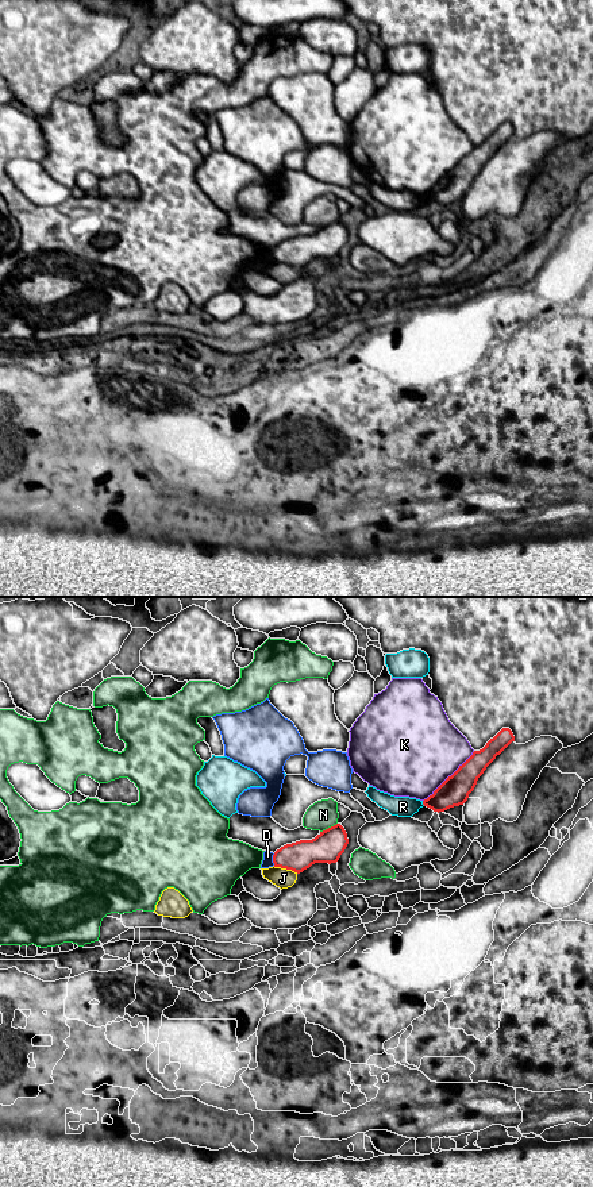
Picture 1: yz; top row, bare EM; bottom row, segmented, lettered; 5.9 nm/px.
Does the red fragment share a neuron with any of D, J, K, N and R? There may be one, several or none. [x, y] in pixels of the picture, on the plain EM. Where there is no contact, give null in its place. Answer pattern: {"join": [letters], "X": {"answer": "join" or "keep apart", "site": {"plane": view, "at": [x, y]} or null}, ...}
{"join": [], "D": {"answer": "keep apart", "site": {"plane": "yz", "at": [273, 254]}}, "J": {"answer": "keep apart", "site": {"plane": "yz", "at": [285, 262]}}, "K": {"answer": "keep apart", "site": {"plane": "yz", "at": [449, 172]}}, "N": {"answer": "keep apart", "site": {"plane": "yz", "at": [328, 223]}}, "R": {"answer": "keep apart", "site": {"plane": "yz", "at": [423, 199]}}}

